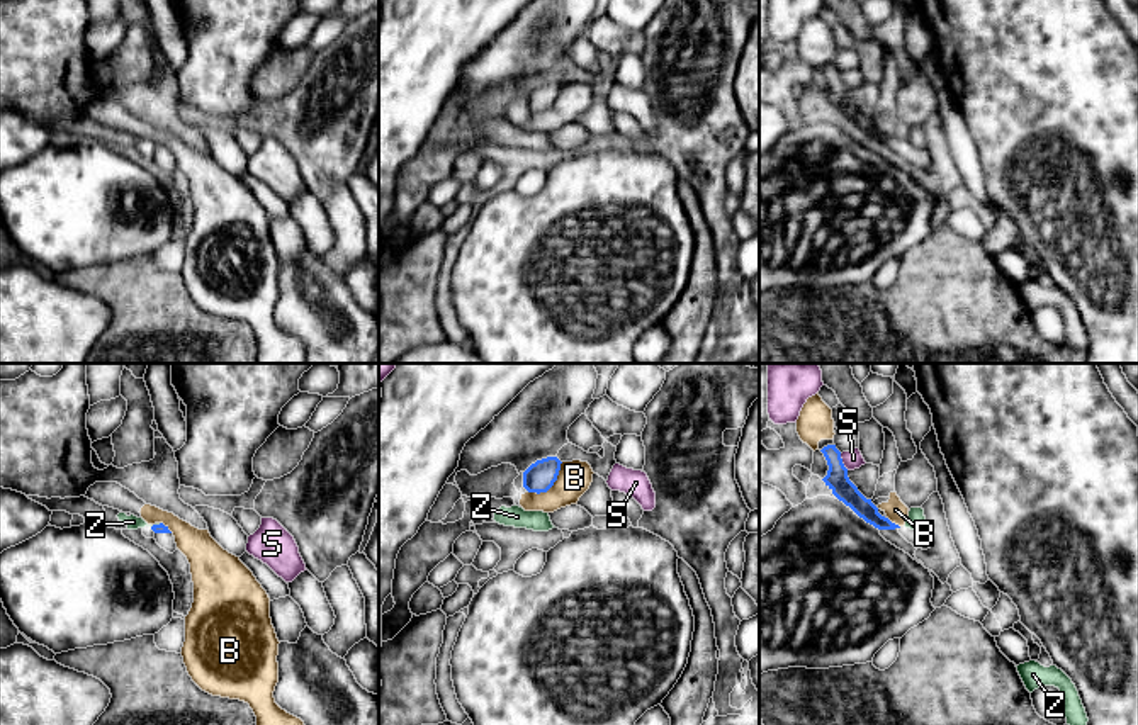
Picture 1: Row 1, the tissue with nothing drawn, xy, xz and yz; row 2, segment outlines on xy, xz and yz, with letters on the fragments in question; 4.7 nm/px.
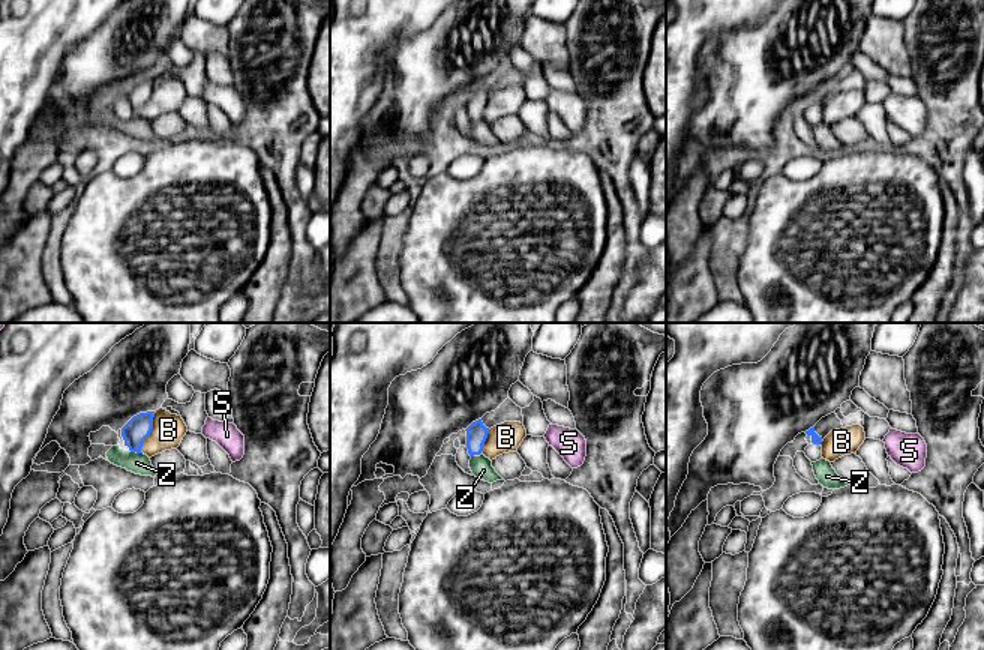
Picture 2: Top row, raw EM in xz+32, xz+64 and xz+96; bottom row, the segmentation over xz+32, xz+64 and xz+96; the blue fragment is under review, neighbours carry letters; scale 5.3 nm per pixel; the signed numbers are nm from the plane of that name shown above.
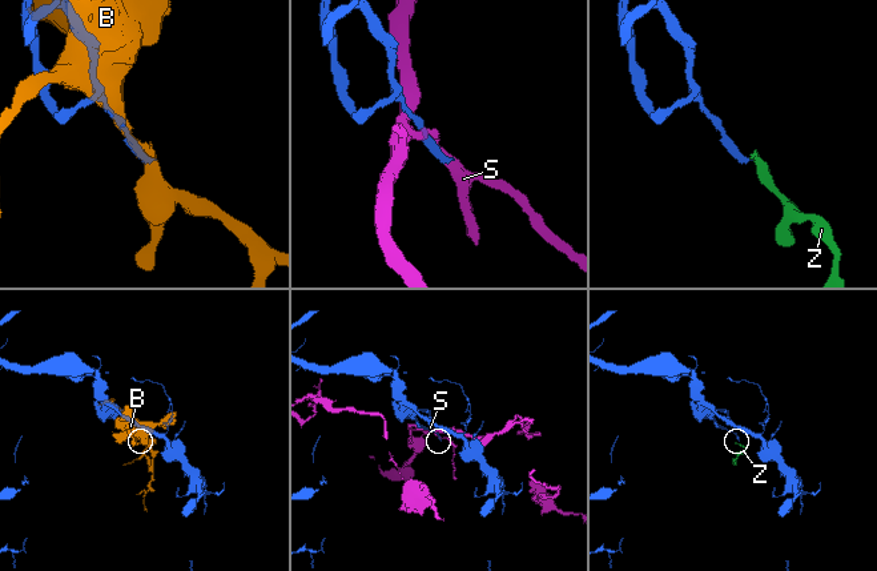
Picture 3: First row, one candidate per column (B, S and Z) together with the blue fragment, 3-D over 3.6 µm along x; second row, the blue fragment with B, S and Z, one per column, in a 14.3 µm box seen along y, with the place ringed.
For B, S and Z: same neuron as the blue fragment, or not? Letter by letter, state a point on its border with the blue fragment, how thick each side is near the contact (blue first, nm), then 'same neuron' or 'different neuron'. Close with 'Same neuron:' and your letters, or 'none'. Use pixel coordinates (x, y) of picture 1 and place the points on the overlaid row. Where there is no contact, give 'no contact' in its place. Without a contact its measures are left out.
B: xz (551, 486) | 140/160 nm | different neuron
S: yz (841, 462) | 100/90 nm | different neuron
Z: xy (155, 525) | 50/20 nm | different neuron
Same neuron: none

